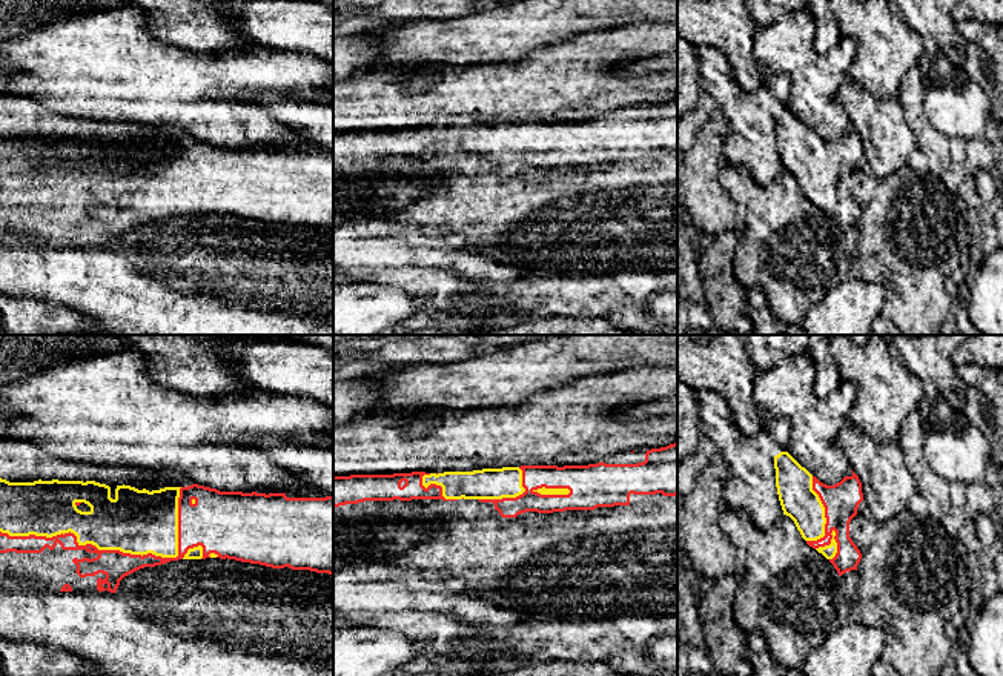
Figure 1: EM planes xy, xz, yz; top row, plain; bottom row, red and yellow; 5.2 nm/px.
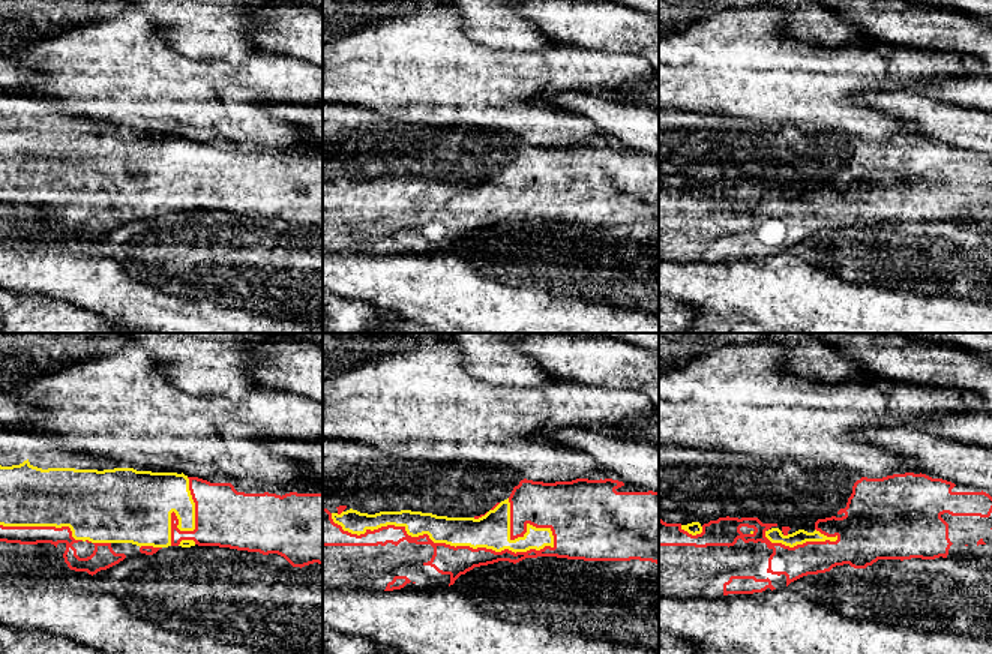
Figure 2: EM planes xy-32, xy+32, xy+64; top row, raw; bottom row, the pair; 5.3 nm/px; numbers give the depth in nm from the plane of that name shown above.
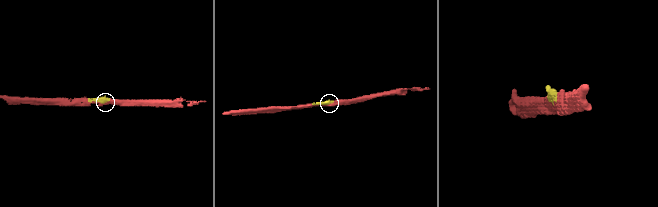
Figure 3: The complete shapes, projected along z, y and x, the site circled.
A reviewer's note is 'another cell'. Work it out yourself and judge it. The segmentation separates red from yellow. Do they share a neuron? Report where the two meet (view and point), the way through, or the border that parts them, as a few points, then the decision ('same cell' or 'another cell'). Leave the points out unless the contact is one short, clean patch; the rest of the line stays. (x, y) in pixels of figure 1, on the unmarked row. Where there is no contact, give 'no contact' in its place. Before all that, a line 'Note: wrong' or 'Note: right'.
Note: wrong
contact xy (120, 208); same cell

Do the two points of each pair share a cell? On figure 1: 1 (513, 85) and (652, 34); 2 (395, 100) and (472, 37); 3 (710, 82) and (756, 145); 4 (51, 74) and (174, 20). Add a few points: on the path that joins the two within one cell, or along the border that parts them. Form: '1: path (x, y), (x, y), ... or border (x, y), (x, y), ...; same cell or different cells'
1: path (547, 85), (581, 53), (618, 46); same cell
2: border (478, 62), (417, 62), (406, 65); different cells
3: path (725, 97), (728, 109), (741, 129); same cell
4: border (142, 16), (152, 36), (182, 48); different cells

